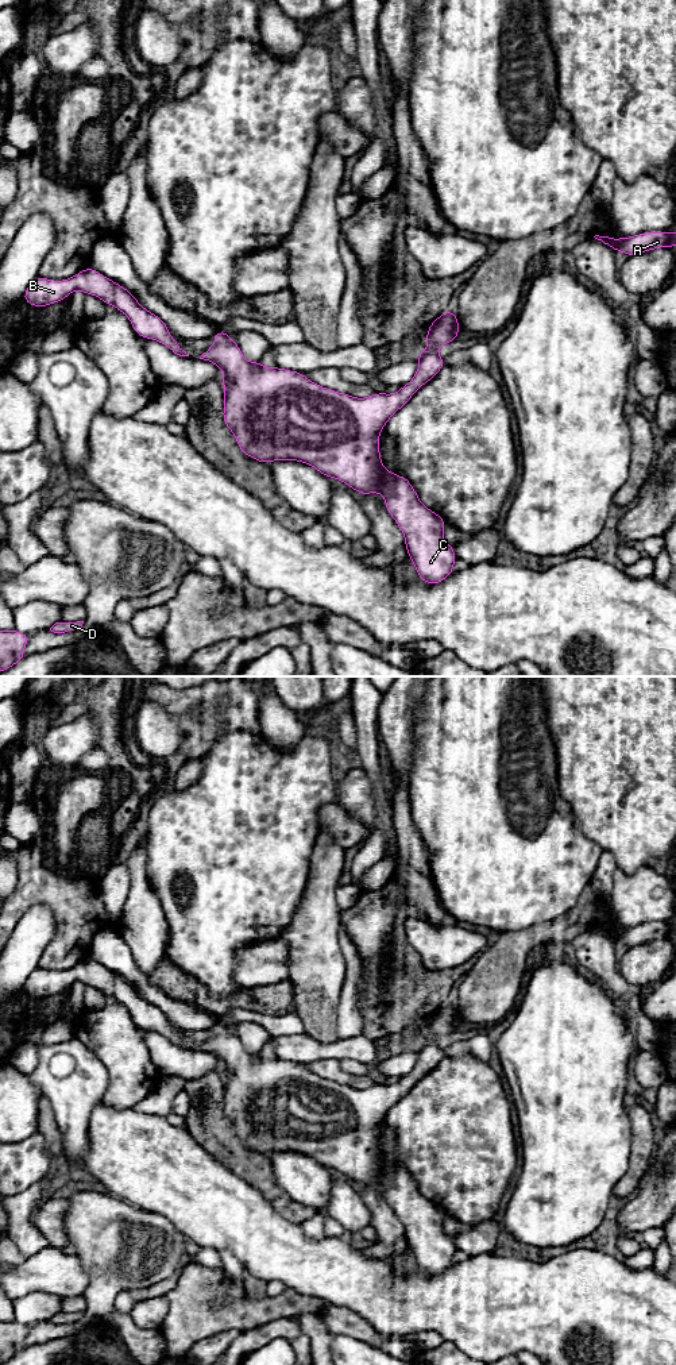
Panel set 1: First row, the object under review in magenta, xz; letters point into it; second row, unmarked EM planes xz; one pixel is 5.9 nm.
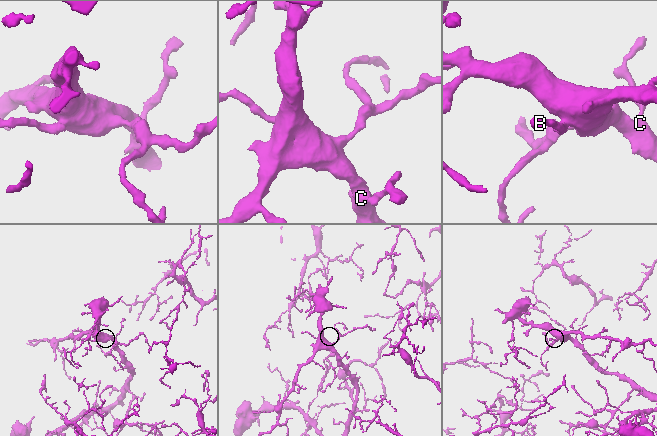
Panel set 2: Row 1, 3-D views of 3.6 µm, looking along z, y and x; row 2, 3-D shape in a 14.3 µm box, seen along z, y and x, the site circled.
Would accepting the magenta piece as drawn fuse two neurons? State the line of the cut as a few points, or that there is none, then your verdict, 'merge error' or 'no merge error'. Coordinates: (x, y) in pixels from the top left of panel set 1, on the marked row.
cut none; no merge error

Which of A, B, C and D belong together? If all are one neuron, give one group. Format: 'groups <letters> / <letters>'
groups A B C D

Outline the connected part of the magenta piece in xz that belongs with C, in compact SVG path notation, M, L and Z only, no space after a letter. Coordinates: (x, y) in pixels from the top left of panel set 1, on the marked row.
M445 311L429 324L425 338L428 351L416 352L420 365L412 381L394 394L374 393L366 398L322 387L300 371L248 362L231 335L220 329L215 333L215 343L200 359L212 362L224 371L223 420L244 455L267 464L273 460L302 462L324 477L344 482L362 496L381 493L386 510L405 536L409 560L416 566L420 579L437 585L453 574L452 567L457 560L453 545L443 537L447 521L418 500L405 475L398 477L382 464L379 435L391 416L439 374L445 360L437 354L437 348L456 340L460 329L456 313Z

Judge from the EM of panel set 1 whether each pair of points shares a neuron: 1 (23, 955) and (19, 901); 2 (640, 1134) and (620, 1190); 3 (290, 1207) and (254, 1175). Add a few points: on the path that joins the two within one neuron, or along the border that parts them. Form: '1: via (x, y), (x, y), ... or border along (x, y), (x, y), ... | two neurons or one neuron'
1: border along (51, 910), (43, 905), (34, 905), (14, 929) | two neurons
2: via (640, 1148), (640, 1160), (633, 1176) | one neuron
3: via (281, 1200), (263, 1183) | one neuron

